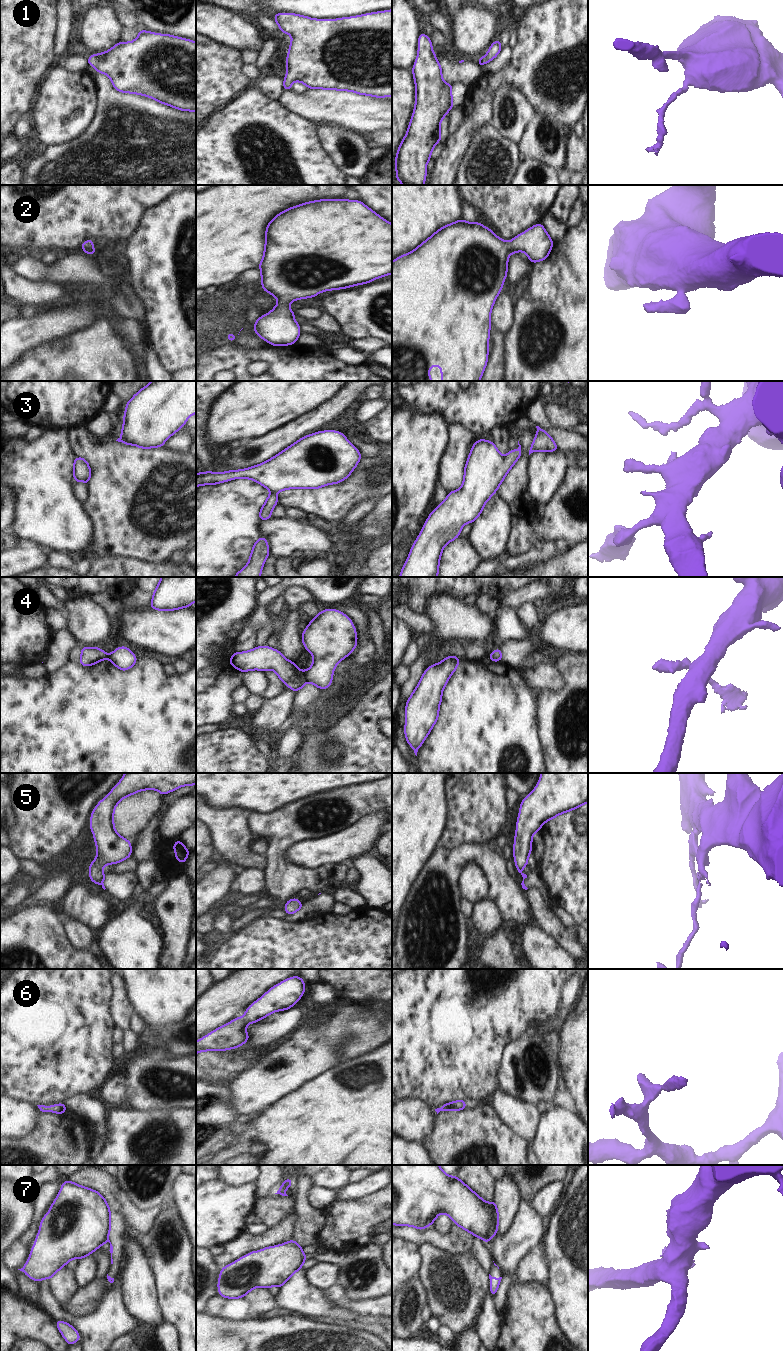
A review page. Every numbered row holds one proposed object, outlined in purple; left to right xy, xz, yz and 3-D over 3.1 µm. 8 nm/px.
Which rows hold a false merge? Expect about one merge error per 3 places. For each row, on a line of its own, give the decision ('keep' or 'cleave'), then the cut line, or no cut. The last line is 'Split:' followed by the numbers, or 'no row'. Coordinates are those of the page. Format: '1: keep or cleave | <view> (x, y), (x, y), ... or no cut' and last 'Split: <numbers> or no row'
1: keep | no cut
2: keep | no cut
3: keep | no cut
4: cleave | xz (303, 672), (306, 680)
5: cleave | xz (301, 903), (299, 907)
6: keep | no cut
7: cleave | xy (107, 1238), (106, 1241)
Split: 4, 5, 7

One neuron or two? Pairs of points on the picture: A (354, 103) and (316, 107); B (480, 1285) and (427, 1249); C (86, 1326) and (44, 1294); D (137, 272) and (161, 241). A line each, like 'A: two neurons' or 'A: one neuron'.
A: one neuron
B: one neuron
C: one neuron
D: one neuron

